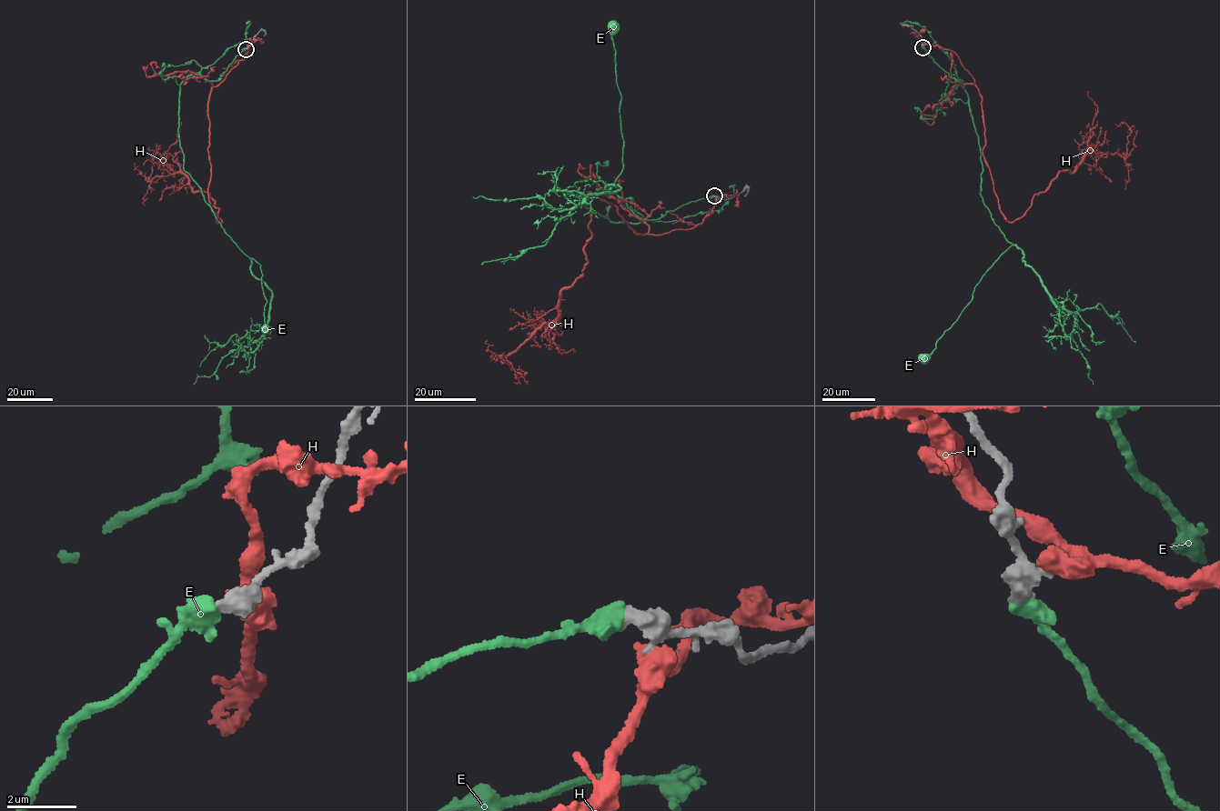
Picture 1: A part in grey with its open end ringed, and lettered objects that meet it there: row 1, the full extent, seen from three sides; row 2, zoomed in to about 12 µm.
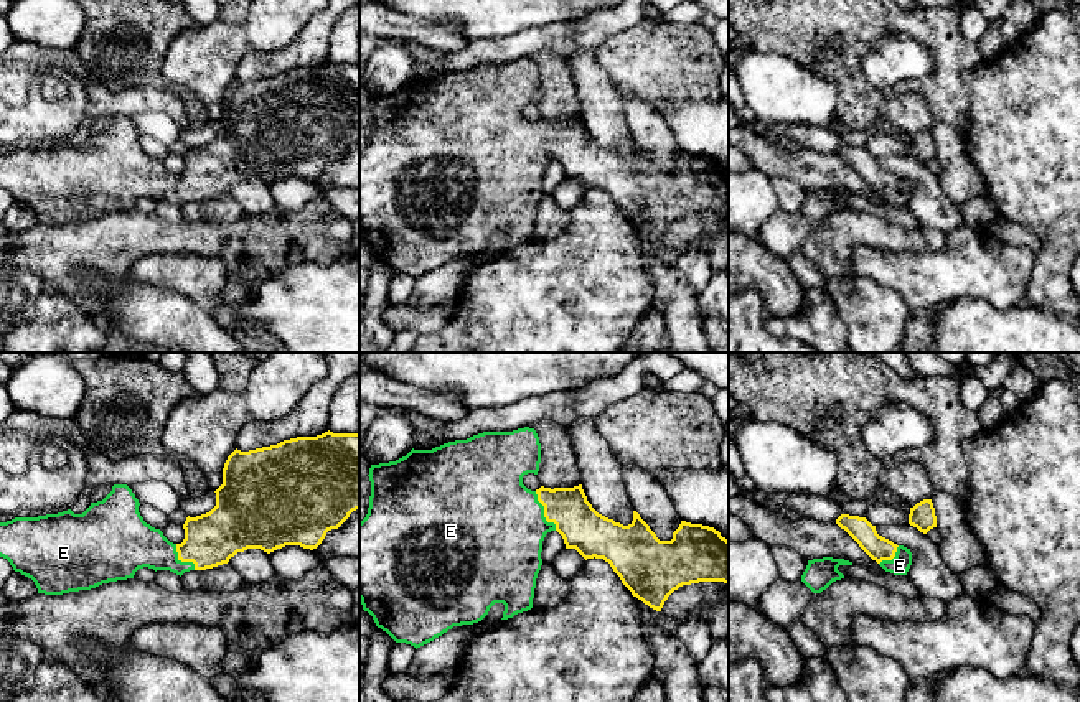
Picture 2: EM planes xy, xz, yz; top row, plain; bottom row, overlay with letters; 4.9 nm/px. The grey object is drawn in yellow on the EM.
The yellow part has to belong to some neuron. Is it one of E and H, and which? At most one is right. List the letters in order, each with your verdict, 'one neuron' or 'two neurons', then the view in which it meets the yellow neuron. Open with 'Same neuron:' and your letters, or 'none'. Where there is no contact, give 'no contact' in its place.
Same neuron: E
E: one neuron; meets yellow in xz
H: two neurons; no contact

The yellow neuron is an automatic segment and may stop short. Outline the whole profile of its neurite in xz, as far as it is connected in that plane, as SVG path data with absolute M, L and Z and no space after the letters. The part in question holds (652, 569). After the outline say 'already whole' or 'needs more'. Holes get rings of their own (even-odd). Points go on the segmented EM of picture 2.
M524 427L513 432L483 432L432 450L412 448L396 461L371 465L369 508L359 522L359 600L378 628L396 643L417 649L453 626L481 621L495 603L505 605L501 620L531 610L542 565L542 541L551 531L557 531L566 549L575 549L585 560L595 557L608 562L632 595L656 611L661 611L668 597L683 585L729 583L729 541L714 527L681 521L671 541L660 541L636 511L628 526L599 514L587 501L582 484L528 489L523 476L538 475L539 463L539 437L534 428Z | needs more

